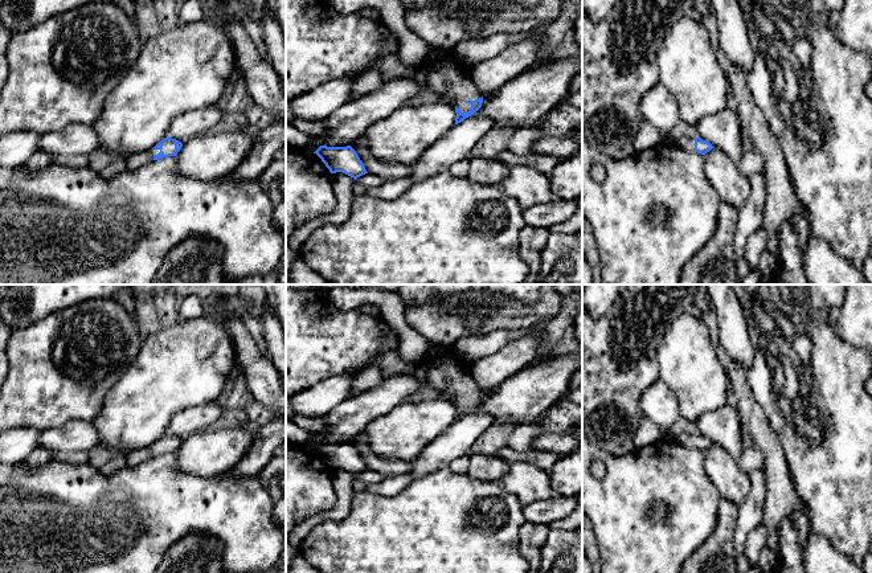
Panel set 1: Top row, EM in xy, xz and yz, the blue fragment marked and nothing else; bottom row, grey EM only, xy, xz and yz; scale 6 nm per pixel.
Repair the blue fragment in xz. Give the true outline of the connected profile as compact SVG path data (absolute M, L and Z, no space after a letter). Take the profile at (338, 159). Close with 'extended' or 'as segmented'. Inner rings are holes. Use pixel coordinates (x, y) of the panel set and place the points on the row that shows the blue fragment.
M320 146L314 154L322 159L331 173L343 172L355 180L368 173L359 155L351 146Z | as segmented

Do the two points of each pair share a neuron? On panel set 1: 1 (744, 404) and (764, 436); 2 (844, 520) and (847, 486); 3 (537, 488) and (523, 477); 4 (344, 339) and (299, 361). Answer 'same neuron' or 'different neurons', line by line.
1: same neuron
2: same neuron
3: same neuron
4: same neuron

